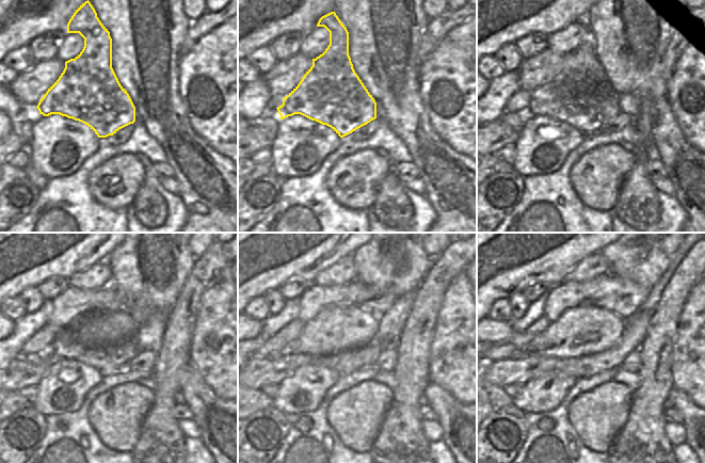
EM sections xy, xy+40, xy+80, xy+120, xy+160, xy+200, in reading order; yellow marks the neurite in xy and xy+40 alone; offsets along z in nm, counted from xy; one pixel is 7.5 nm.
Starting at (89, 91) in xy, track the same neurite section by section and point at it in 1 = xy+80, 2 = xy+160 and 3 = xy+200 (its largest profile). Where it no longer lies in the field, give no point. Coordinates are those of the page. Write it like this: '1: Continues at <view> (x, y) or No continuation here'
1: Continues at xy+80 (580, 96)
2: Continues at xy+160 (332, 361)
3: Continues at xy+200 (583, 356).

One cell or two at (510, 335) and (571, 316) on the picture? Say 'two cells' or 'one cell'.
one cell

